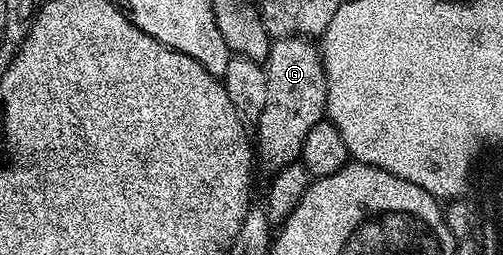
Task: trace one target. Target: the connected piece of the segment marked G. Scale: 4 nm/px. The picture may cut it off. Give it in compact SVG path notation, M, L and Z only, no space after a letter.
M301 36L274 40L265 58L264 67L267 76L267 101L263 112L256 119L256 156L260 161L261 171L263 168L267 174L273 174L301 157L308 130L312 130L312 126L316 126L316 122L320 122L326 116L326 67L322 64L319 45L313 39Z

